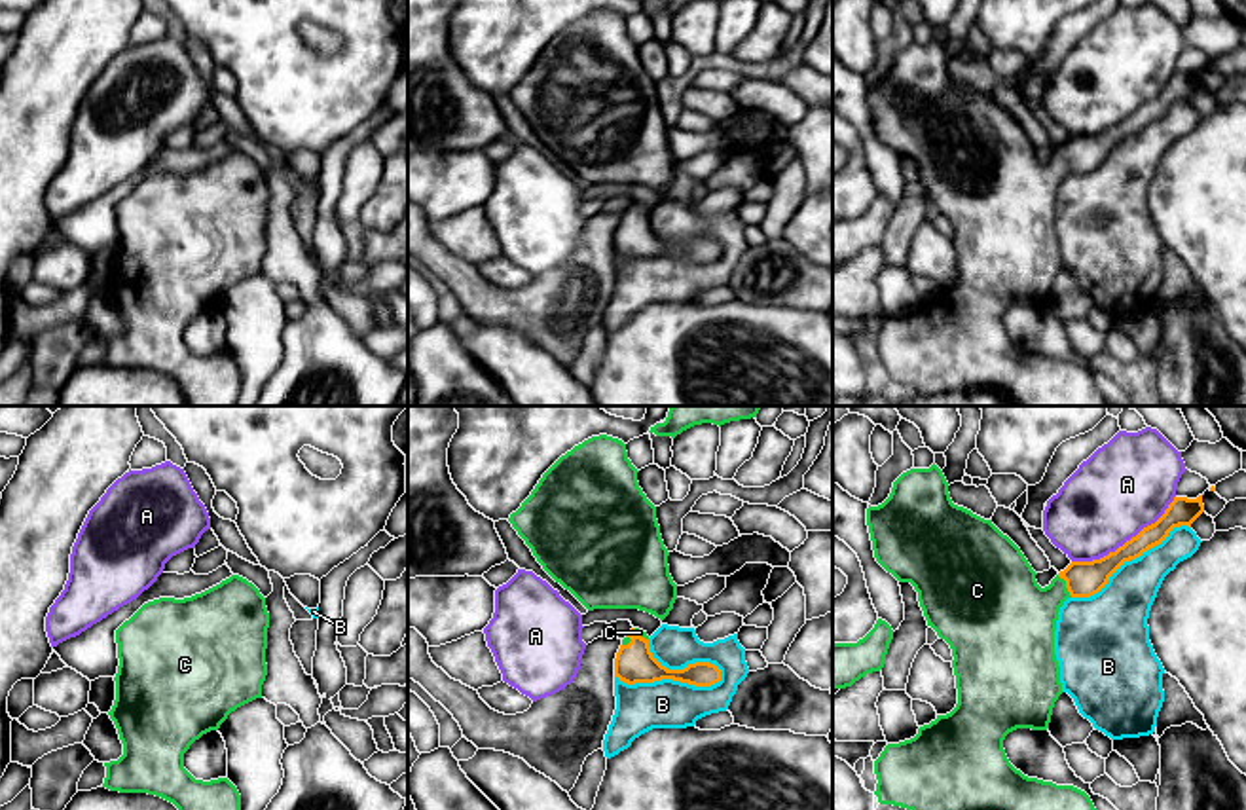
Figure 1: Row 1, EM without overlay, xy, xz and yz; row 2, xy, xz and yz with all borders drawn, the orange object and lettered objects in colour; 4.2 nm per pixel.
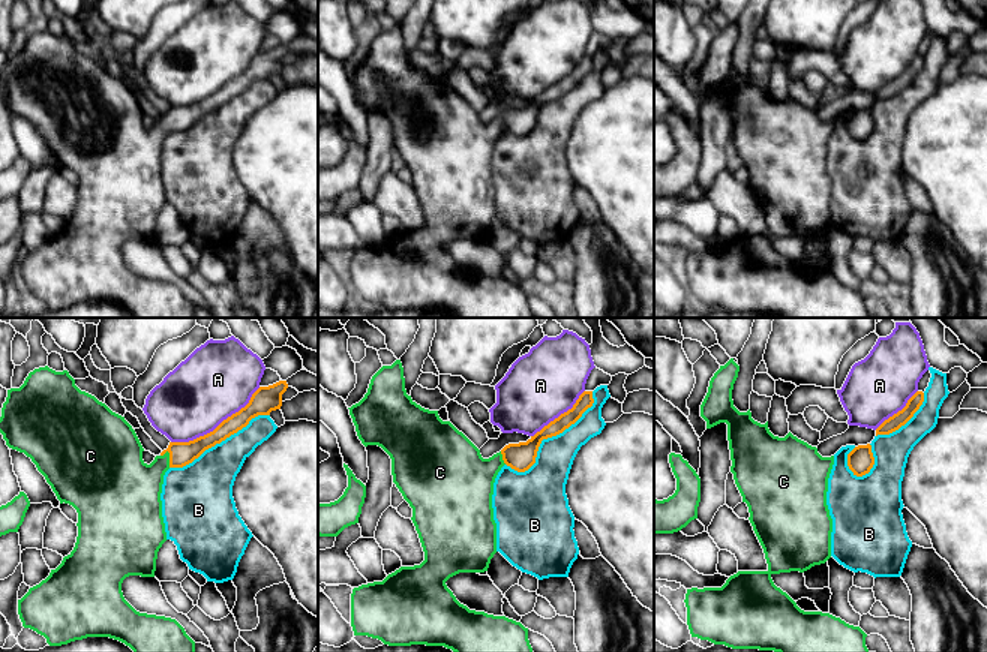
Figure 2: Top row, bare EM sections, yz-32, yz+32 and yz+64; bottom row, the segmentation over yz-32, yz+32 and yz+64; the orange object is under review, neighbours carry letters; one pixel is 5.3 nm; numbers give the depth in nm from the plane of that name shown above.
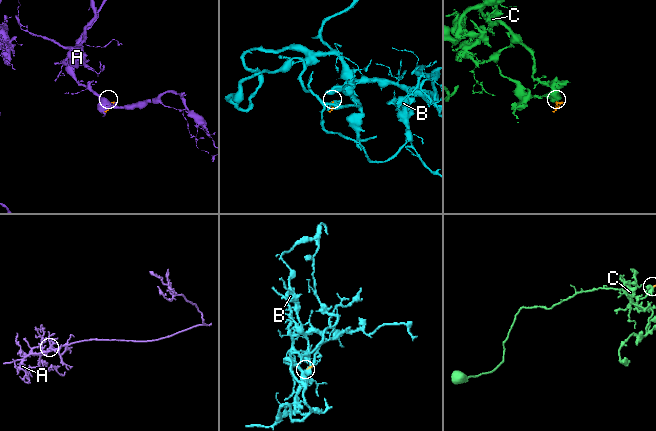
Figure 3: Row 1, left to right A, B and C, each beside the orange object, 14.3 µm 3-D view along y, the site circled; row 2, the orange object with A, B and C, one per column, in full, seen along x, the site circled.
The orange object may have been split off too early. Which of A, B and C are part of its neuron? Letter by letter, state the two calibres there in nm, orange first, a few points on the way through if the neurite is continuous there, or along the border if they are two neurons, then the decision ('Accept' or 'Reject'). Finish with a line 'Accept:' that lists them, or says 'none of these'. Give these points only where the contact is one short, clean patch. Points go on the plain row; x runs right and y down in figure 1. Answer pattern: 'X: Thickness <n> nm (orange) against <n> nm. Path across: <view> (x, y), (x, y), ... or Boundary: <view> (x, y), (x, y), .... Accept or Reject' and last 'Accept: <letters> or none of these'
A: Thickness 160 nm (orange) against 400 nm. Reject
B: Thickness 170 nm (orange) against 200 nm. Reject
C: Thickness 160 nm (orange) against 320 nm. Path across: yz (1083, 154), (1066, 160), (1036, 184), (1017, 192). Accept
Accept: C

